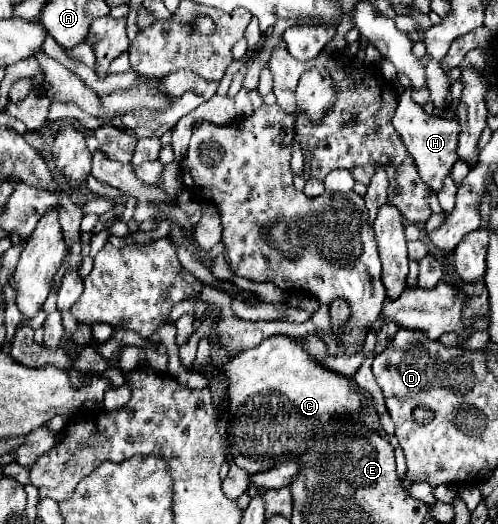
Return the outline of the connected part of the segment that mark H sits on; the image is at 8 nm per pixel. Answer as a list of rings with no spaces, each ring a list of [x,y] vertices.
[[[406,89],[400,97],[398,97],[398,109],[396,115],[392,119],[392,125],[398,133],[398,137],[402,139],[404,147],[408,149],[408,153],[414,157],[414,163],[418,167],[420,179],[432,187],[434,191],[440,191],[444,185],[444,179],[450,175],[454,163],[458,161],[458,135],[460,135],[460,123],[458,121],[448,121],[442,117],[430,117],[424,113],[424,109],[412,101],[410,97],[410,89]]]

